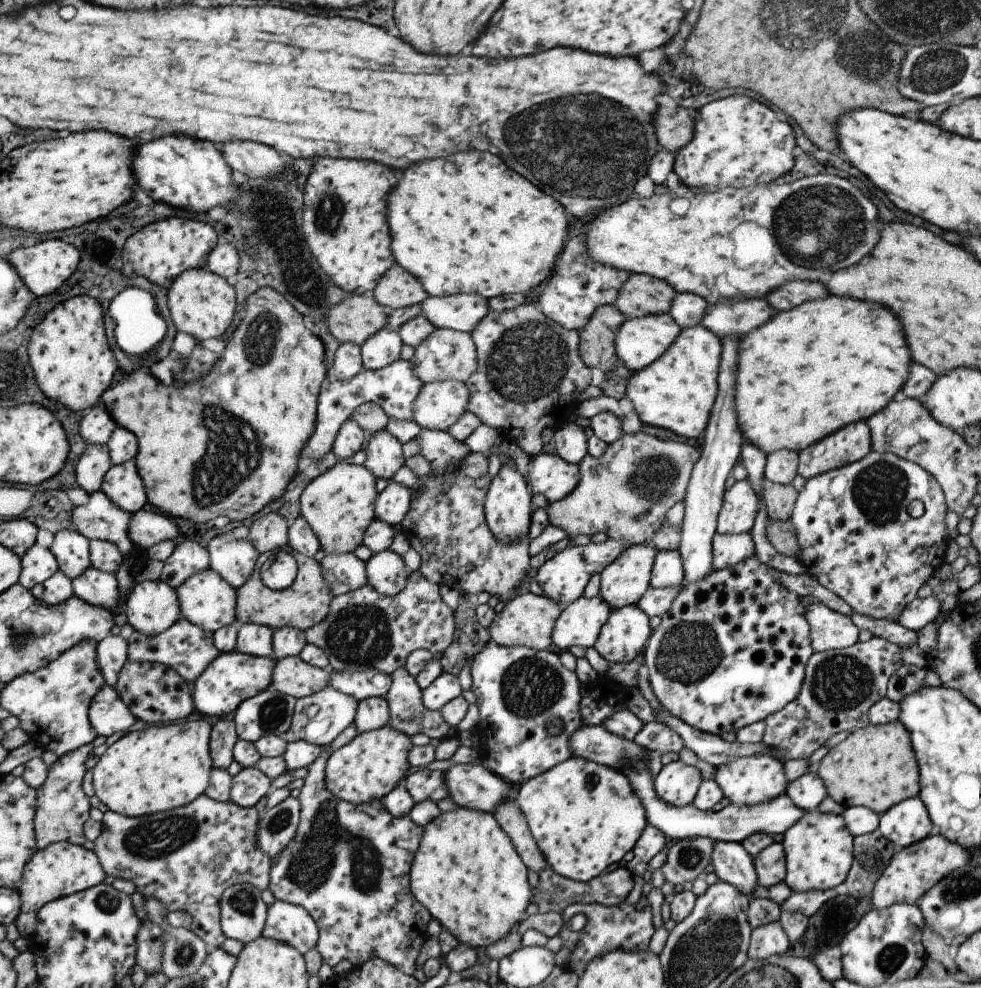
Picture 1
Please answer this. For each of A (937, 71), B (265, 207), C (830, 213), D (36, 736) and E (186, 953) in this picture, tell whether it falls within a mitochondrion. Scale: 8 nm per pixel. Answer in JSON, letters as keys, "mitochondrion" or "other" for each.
{"A":"mitochondrion","B":"mitochondrion","C":"mitochondrion","D":"other","E":"mitochondrion"}

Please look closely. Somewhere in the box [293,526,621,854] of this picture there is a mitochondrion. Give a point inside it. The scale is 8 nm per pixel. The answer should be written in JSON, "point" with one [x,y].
{"point":[530,687]}

